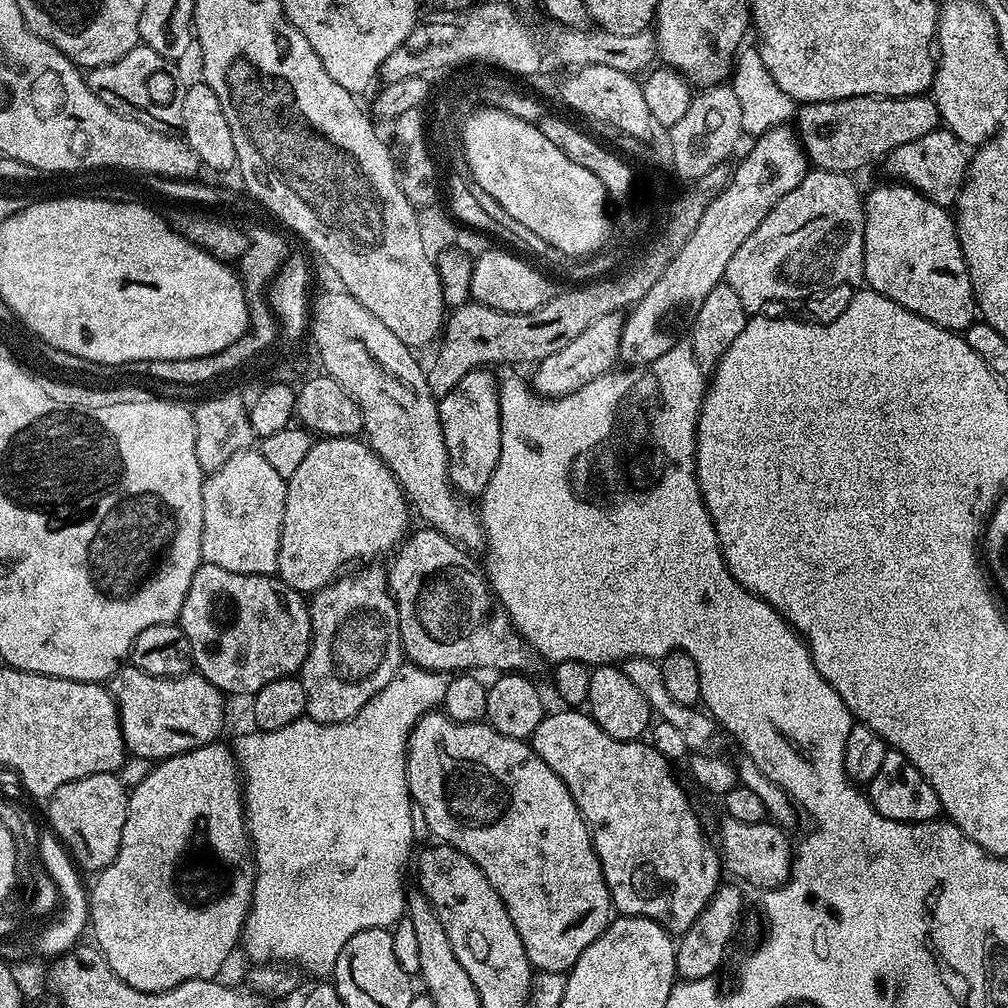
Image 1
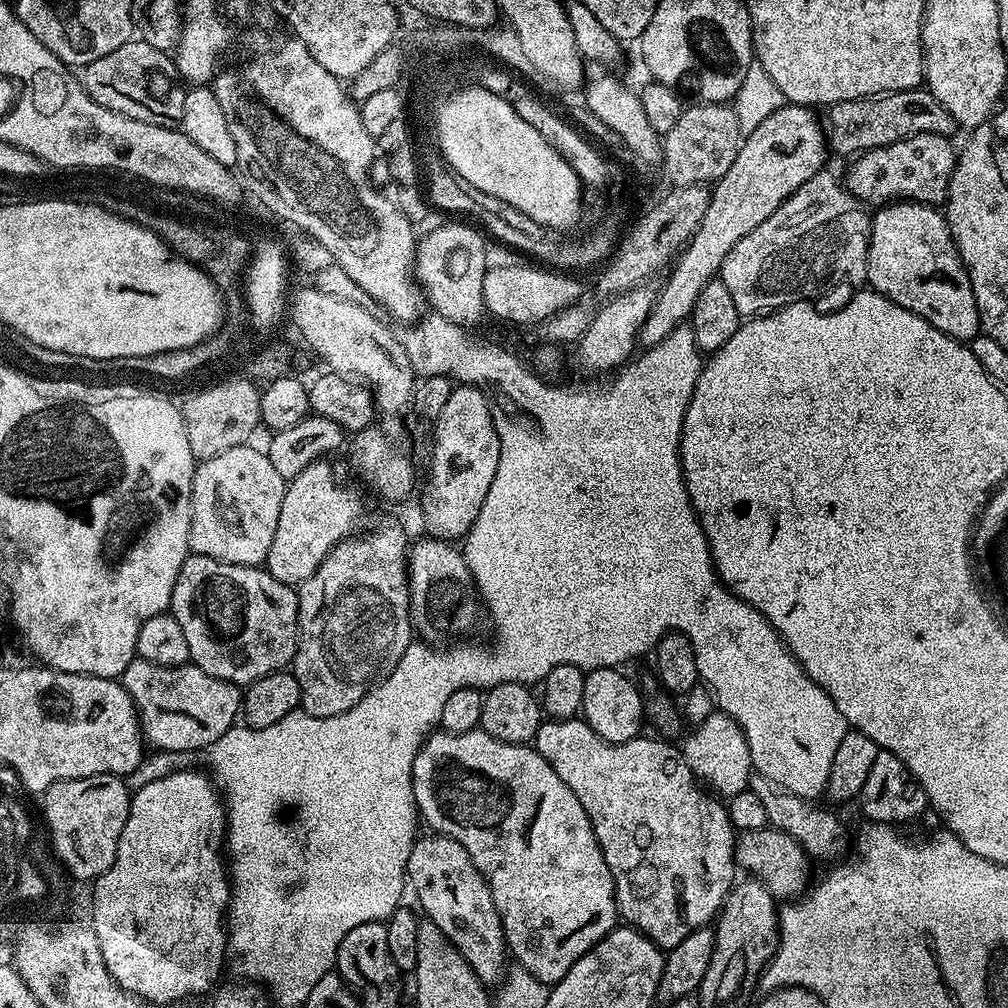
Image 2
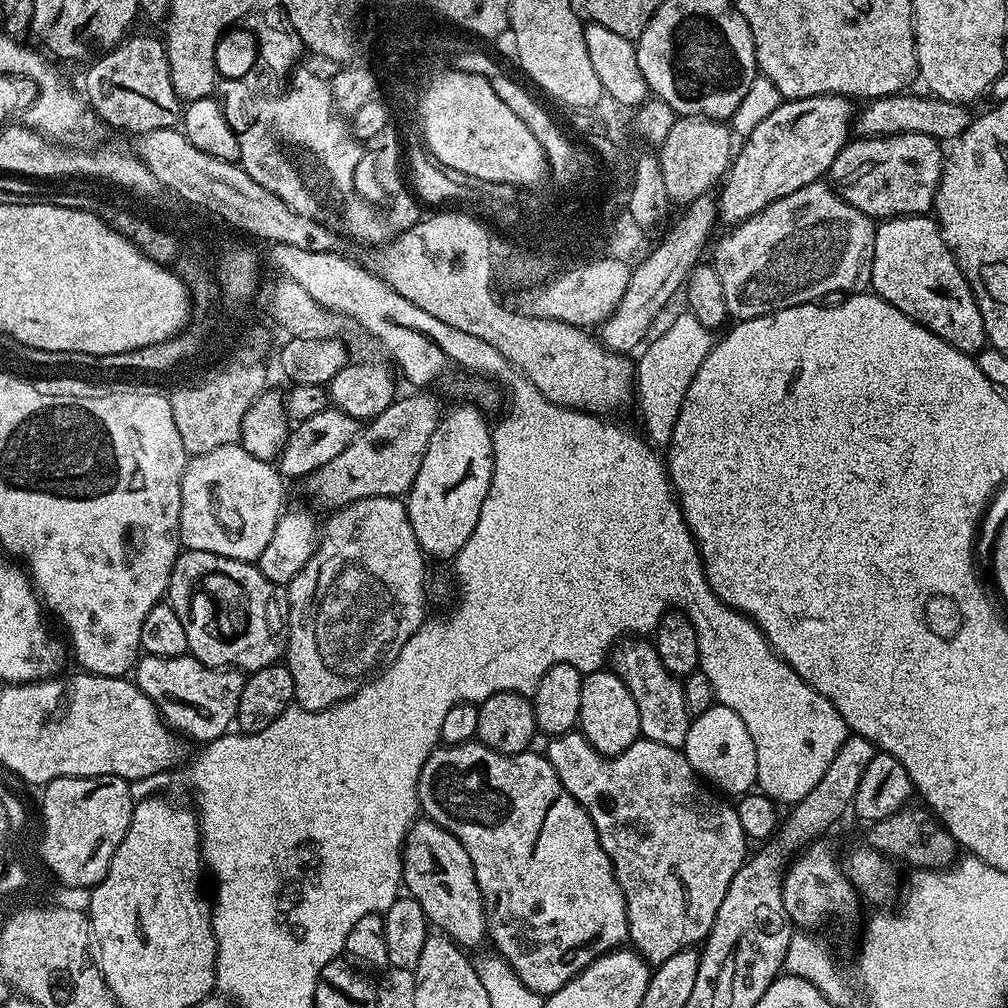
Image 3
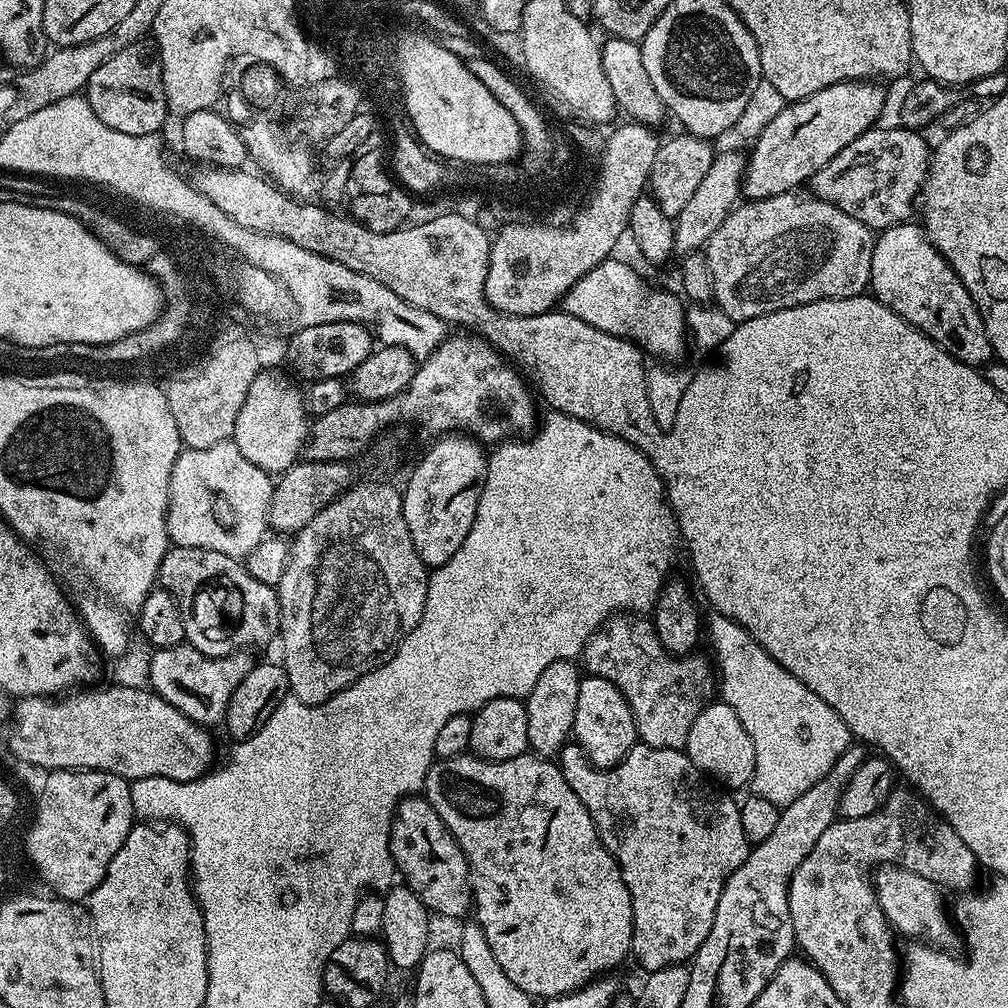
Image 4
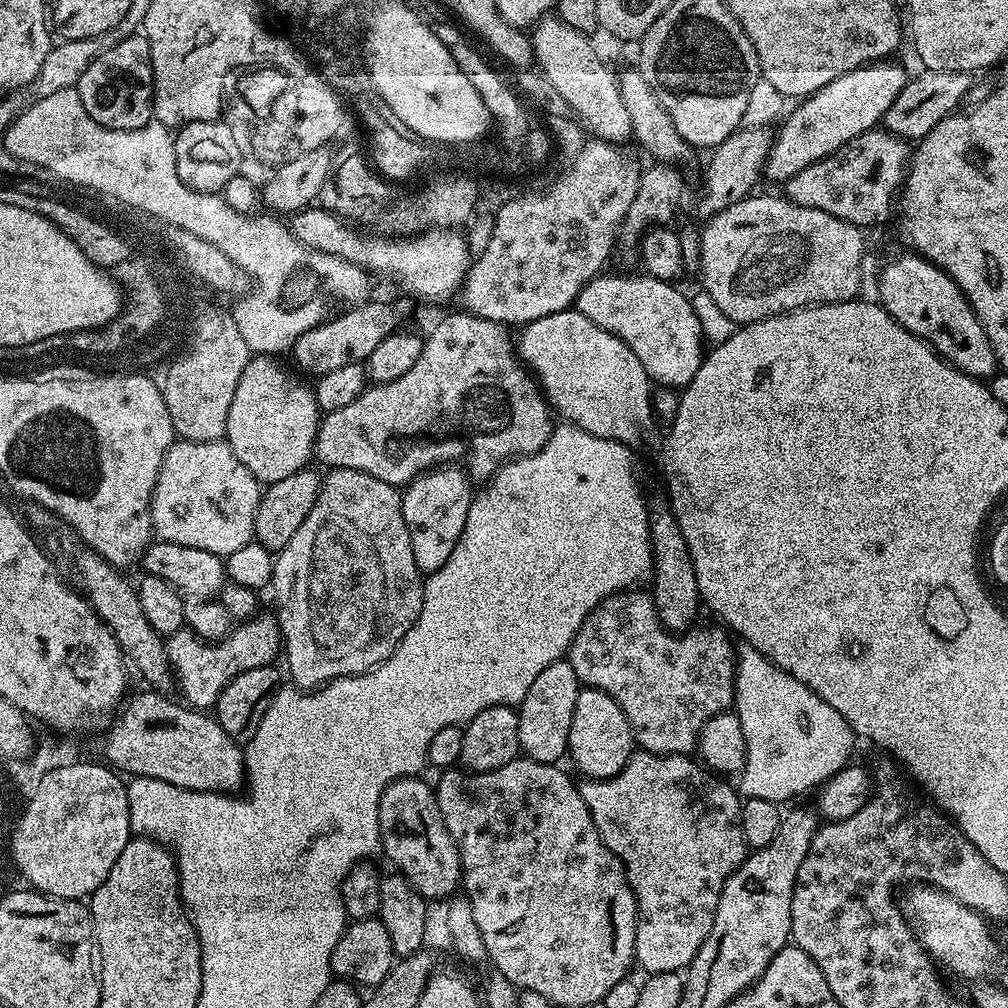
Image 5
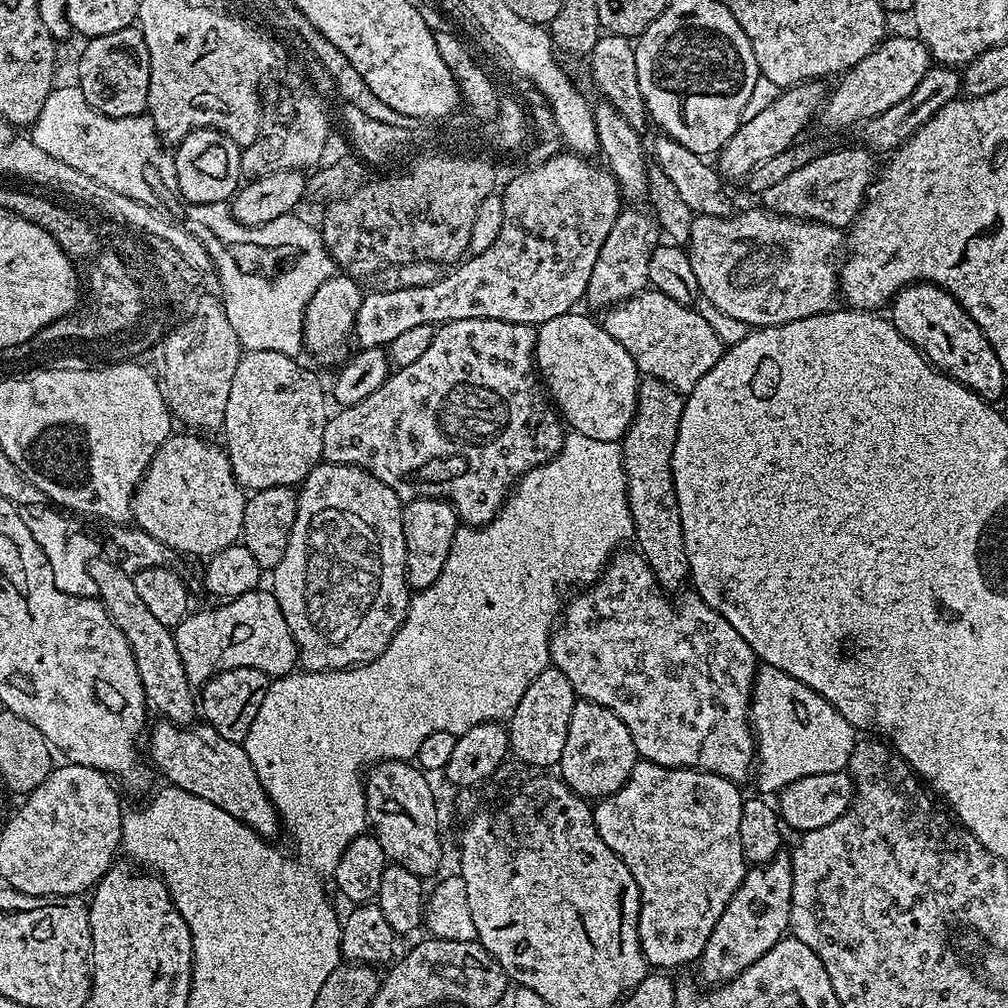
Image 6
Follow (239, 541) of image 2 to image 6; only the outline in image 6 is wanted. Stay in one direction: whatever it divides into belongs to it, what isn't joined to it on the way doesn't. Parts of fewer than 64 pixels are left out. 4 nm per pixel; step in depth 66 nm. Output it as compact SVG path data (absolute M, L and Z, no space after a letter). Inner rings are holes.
M173 434L166 442L162 442L132 496L131 519L135 527L150 534L150 538L158 538L158 542L172 549L173 553L185 552L188 556L207 558L216 552L226 550L226 546L235 544L241 539L246 492L235 480L228 455L219 443L207 444L206 441L196 437L199 435L188 435L192 436Z

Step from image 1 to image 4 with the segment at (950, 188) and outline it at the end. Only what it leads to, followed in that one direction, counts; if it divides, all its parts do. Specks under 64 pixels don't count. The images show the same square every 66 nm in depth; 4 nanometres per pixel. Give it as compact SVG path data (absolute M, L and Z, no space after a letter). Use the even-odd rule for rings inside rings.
M868 128L850 146L846 146L810 181L813 196L838 206L842 214L858 218L867 228L883 230L899 224L907 224L913 219L924 179L928 177L930 144L923 140L915 128Z

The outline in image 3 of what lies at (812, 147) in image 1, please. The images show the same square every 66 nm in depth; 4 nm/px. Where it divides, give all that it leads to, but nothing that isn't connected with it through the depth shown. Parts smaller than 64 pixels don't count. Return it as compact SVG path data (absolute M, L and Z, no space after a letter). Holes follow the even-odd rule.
M911 92L896 93L871 99L854 120L854 130L859 137L892 136L894 133L930 134L941 142L955 141L974 119L973 113L963 104L937 102L933 97L916 96ZM857 131L857 132L856 132ZM948 140L948 141L947 141Z

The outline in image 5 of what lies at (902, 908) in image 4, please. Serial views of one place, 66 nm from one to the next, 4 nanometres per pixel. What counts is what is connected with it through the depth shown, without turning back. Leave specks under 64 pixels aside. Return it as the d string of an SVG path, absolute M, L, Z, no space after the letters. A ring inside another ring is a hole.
M920 884L909 887L908 890L906 919L929 956L968 980L980 980L983 976L999 974L1000 948L988 934L989 925L985 917L935 886Z

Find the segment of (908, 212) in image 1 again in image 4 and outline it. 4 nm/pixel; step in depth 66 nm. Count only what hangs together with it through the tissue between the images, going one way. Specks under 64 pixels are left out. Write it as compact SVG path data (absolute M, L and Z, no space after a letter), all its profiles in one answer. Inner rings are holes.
M909 222L893 228L885 228L875 237L870 262L870 292L878 302L894 310L894 314L910 322L910 326L914 326L931 338L935 344L945 348L958 362L979 369L993 359L992 343L986 334L984 320L980 317L974 298L970 298L958 274L954 274L944 255L931 244L919 223Z

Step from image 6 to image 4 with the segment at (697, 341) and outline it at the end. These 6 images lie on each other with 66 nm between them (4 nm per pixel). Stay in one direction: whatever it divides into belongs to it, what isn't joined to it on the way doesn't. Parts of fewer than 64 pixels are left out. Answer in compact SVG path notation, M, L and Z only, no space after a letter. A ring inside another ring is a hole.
M617 258L603 260L590 274L578 278L562 301L563 311L574 318L582 318L591 328L607 332L609 337L625 336L641 344L652 356L661 356L661 361L676 362L686 344L686 308L680 305L681 297L672 292L659 292L648 284L628 264Z

